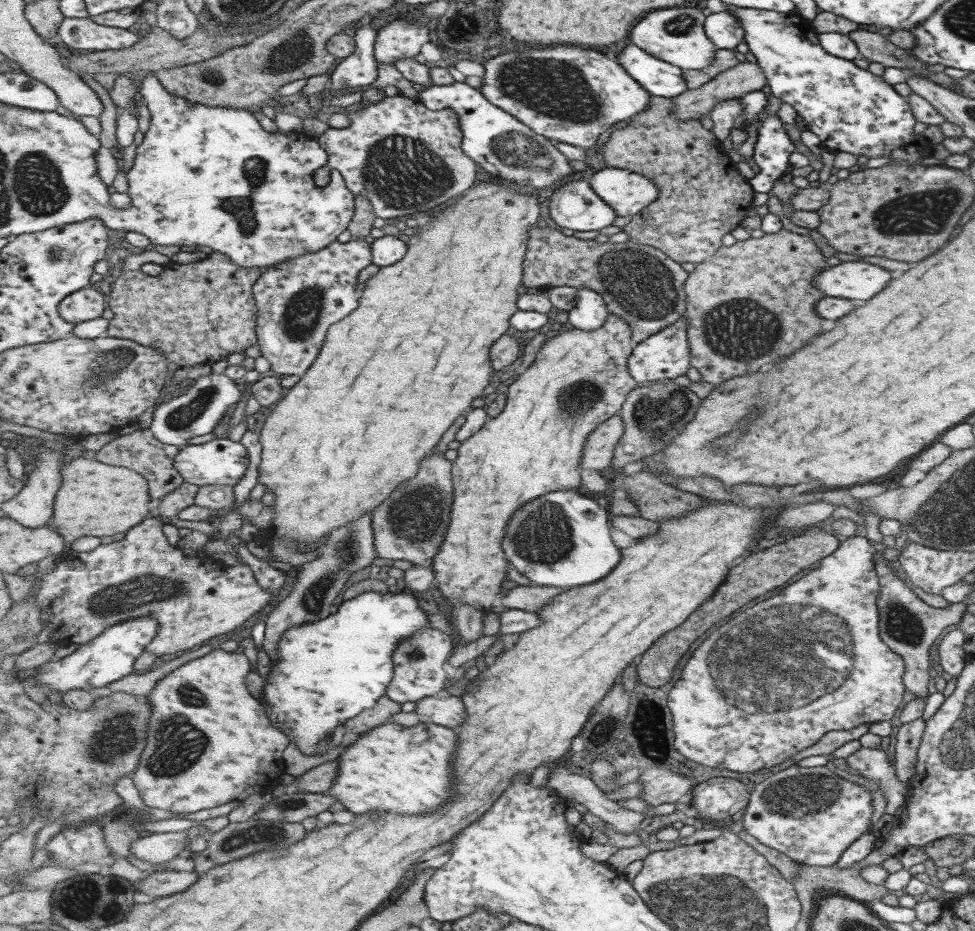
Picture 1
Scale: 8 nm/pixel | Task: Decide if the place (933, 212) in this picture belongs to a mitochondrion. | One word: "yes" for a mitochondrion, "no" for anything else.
yes

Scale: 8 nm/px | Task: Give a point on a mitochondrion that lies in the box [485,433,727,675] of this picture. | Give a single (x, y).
(543, 535)

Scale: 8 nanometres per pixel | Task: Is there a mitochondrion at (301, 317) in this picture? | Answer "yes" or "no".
yes

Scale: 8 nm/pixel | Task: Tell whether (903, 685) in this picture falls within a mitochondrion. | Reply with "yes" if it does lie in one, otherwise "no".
no

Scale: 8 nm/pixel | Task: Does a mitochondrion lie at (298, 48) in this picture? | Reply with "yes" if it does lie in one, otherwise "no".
yes

